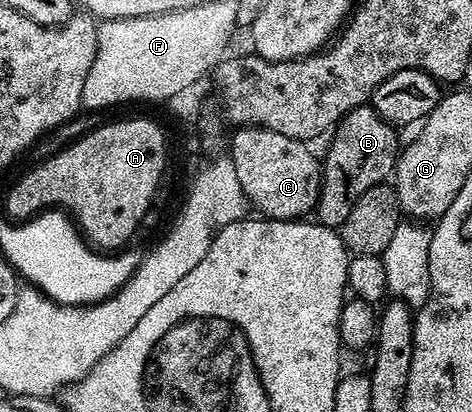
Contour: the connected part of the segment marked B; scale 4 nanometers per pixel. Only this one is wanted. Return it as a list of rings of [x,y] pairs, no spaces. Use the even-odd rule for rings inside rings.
[[[360,104],[358,108],[351,110],[336,124],[332,136],[333,141],[330,142],[325,156],[323,152],[321,193],[317,199],[315,220],[325,228],[340,230],[343,222],[347,222],[347,214],[351,214],[351,206],[355,206],[355,202],[359,202],[359,198],[363,198],[363,194],[367,194],[367,190],[371,190],[371,186],[384,184],[394,175],[399,155],[399,143],[397,144],[399,132],[387,122],[383,122],[383,118],[379,118],[379,114],[372,106]]]

